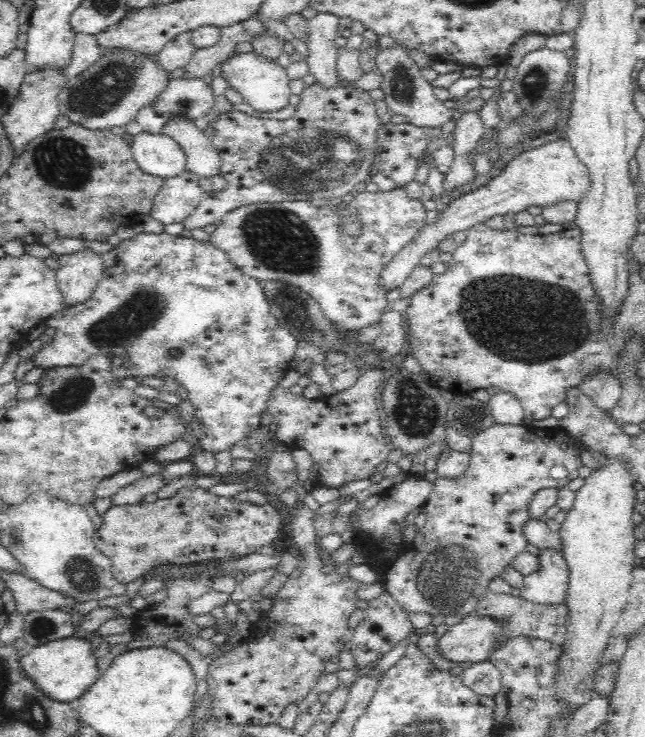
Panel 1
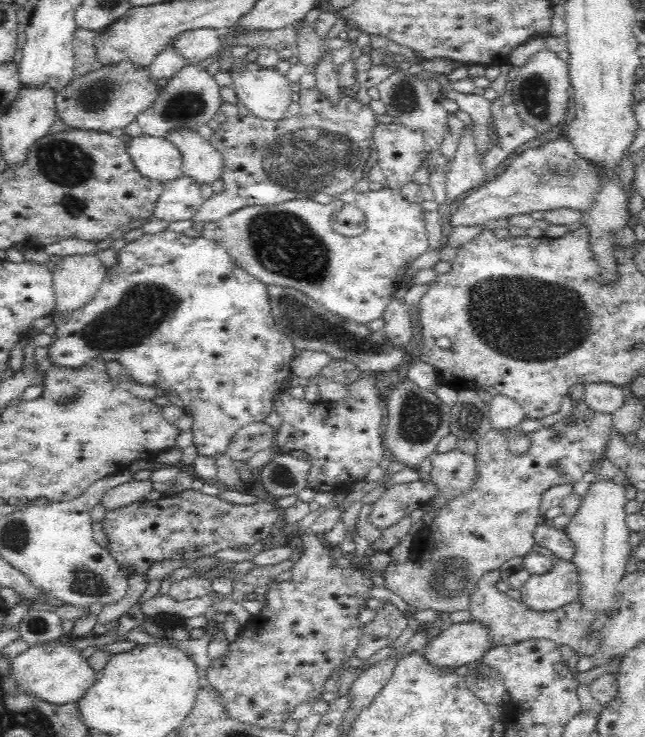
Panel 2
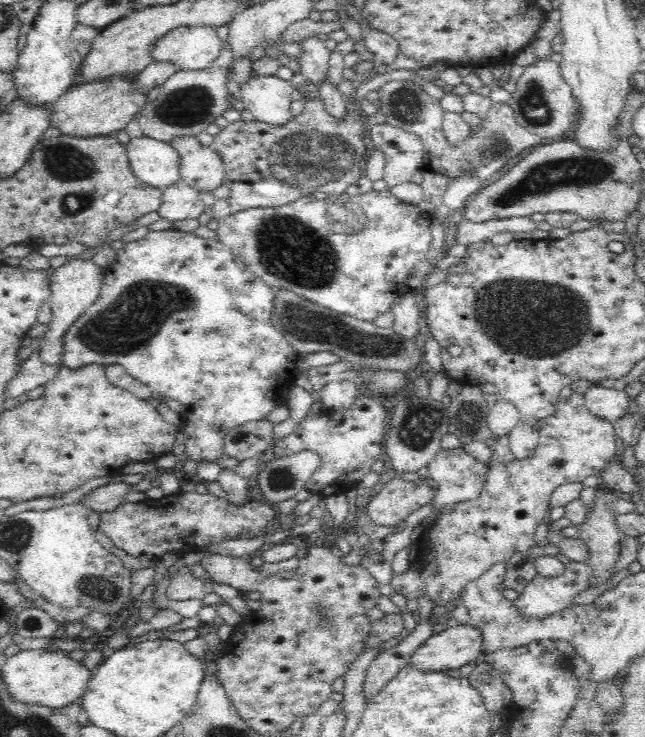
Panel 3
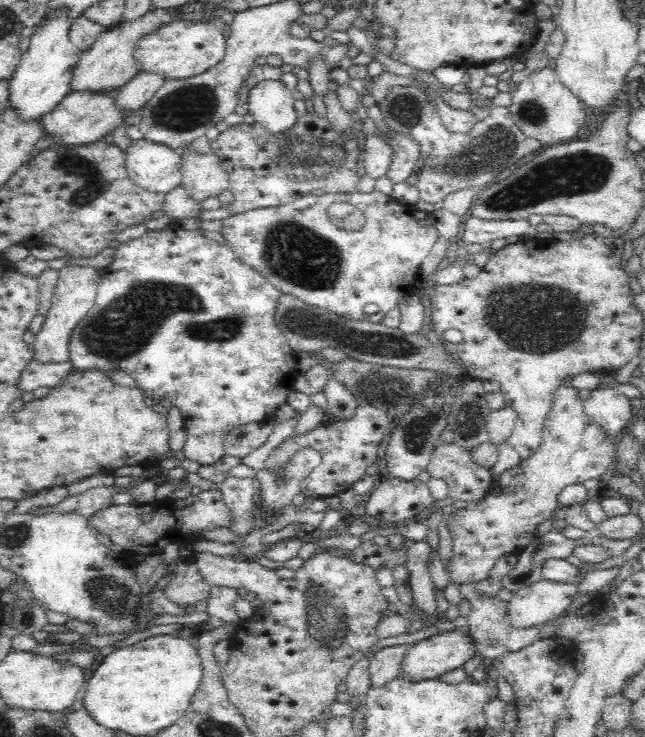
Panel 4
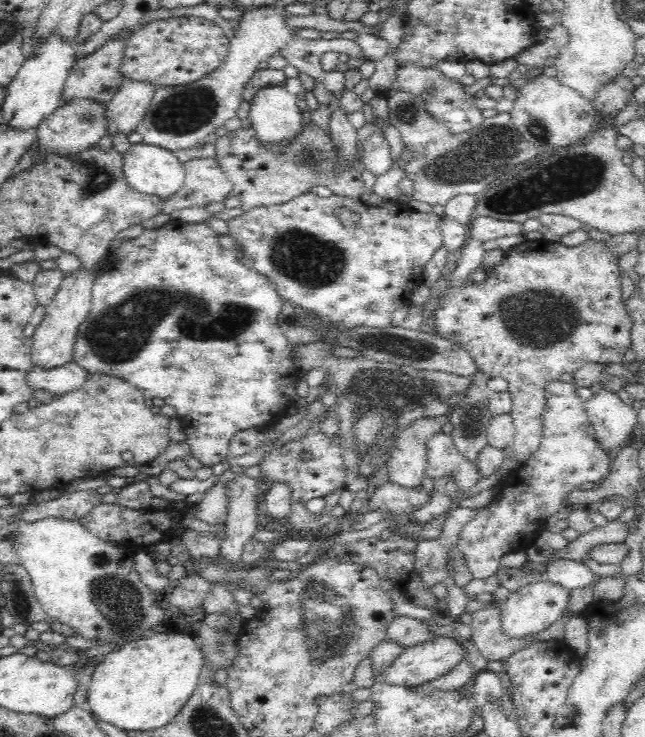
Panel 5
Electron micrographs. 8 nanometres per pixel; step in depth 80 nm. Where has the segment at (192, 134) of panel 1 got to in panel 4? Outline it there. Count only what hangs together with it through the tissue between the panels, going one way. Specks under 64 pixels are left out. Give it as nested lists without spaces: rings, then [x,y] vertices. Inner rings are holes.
[[[182,152],[181,189],[192,202],[200,203],[206,198],[216,198],[230,189],[229,176],[221,167],[219,158],[212,152]]]

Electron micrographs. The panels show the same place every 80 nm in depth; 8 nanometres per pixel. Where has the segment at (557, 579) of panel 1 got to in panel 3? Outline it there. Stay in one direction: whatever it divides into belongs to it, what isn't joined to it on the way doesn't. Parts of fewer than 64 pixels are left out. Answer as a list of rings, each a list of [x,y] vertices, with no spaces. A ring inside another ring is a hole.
[[[574,561],[566,564],[566,572],[562,576],[546,578],[537,575],[534,581],[518,593],[518,598],[514,601],[514,609],[521,618],[527,618],[527,620],[544,620],[548,616],[559,614],[562,610],[572,606],[572,600],[579,592],[589,588],[587,580],[590,575],[592,575],[592,567],[588,563]]]

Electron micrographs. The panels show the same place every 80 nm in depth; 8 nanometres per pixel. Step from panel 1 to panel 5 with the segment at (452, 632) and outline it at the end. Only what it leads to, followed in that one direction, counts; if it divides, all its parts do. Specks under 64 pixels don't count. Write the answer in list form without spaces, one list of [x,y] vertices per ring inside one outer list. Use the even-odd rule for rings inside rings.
[[[440,636],[432,642],[403,647],[402,654],[397,656],[387,667],[382,667],[379,671],[373,672],[373,682],[375,684],[414,688],[448,674],[462,657],[466,657],[466,654],[465,649],[456,639],[444,636]]]

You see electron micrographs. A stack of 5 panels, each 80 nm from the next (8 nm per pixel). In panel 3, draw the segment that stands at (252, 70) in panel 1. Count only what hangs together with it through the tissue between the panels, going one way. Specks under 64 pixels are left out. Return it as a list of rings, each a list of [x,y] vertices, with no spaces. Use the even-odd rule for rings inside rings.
[[[250,74],[248,81],[240,85],[240,98],[253,118],[260,123],[280,129],[287,126],[292,116],[290,82],[274,76]]]

